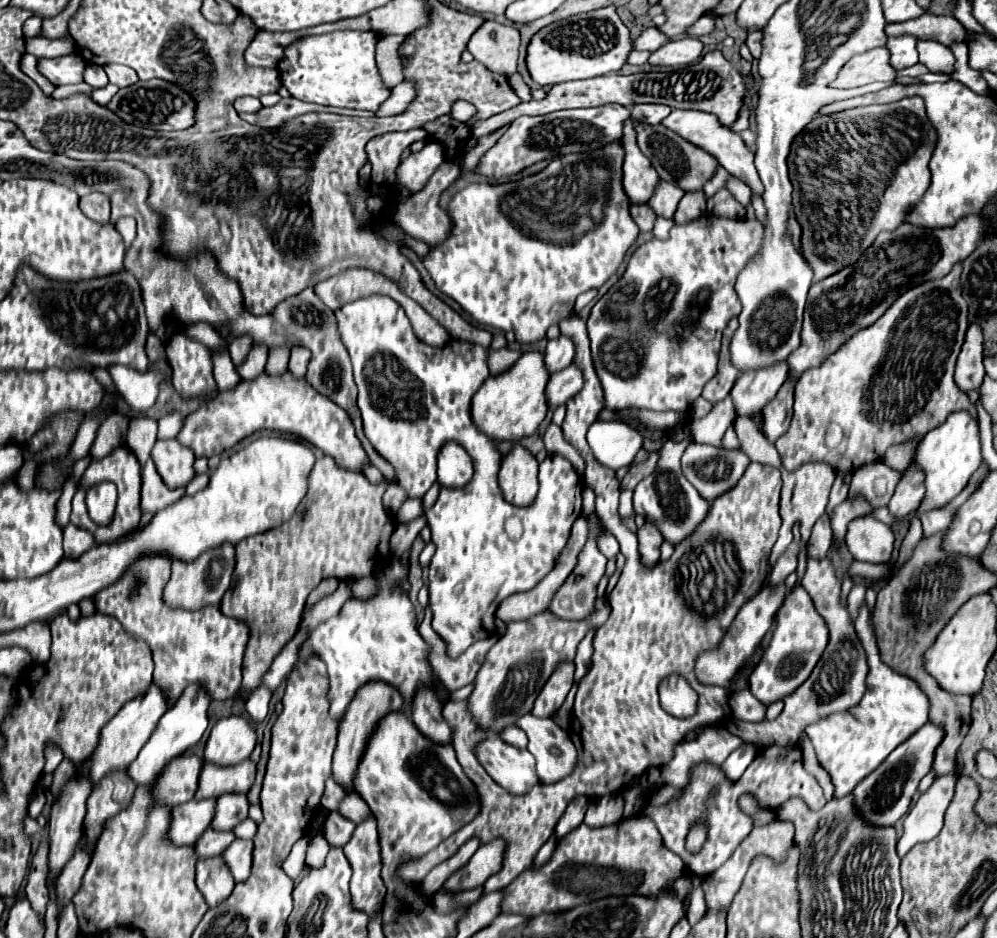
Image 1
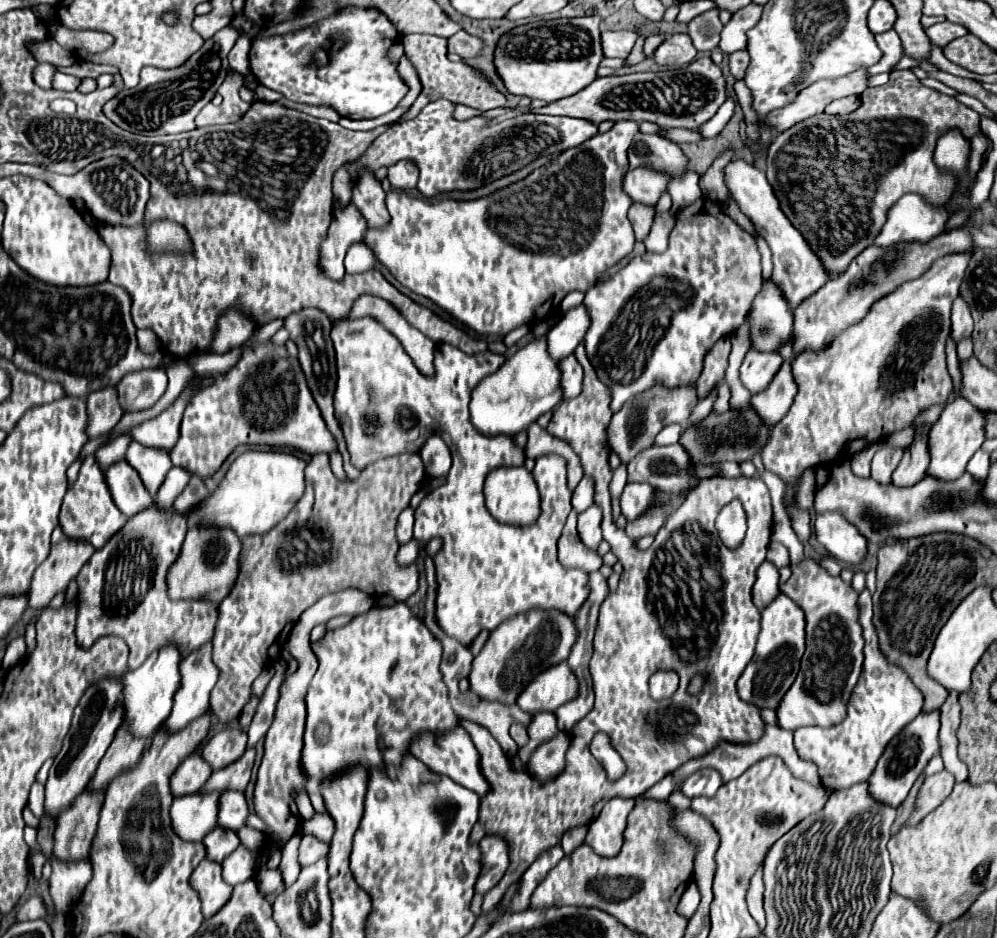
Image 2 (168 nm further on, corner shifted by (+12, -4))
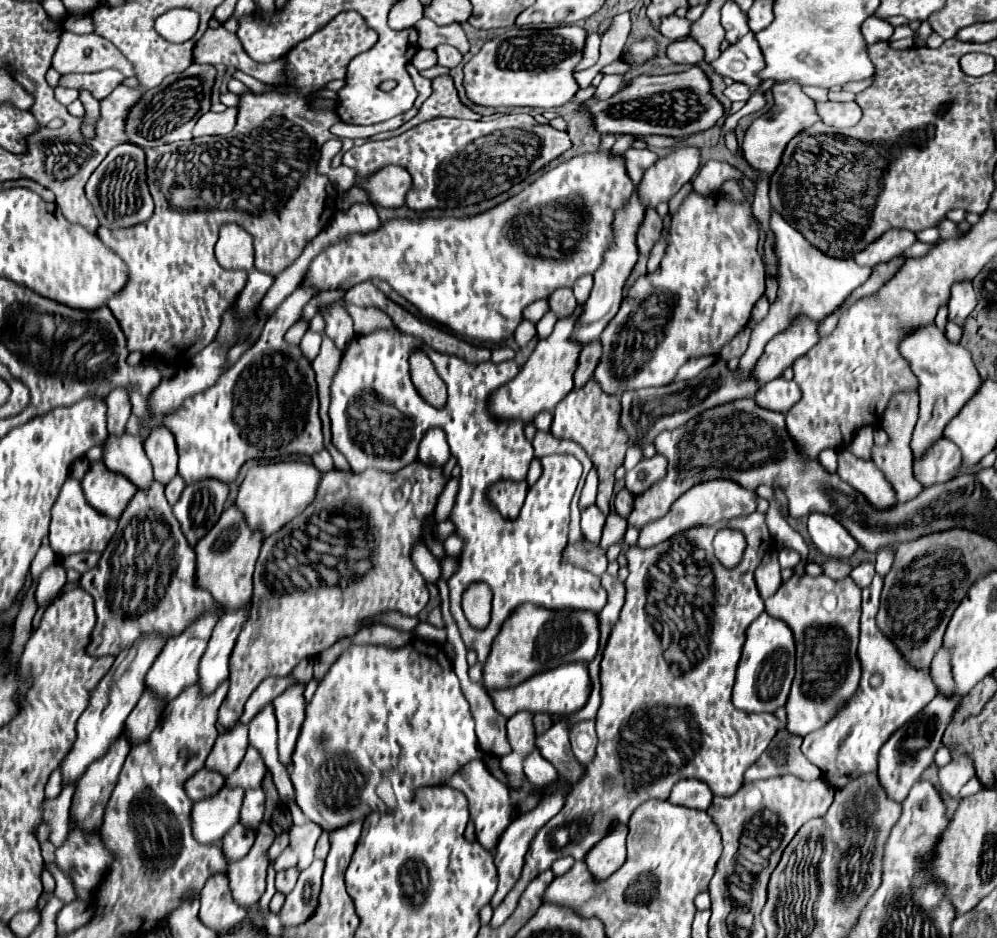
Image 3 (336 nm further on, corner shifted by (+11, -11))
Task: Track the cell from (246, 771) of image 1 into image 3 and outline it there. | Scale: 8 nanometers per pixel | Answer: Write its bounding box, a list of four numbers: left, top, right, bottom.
[225,747,265,791]

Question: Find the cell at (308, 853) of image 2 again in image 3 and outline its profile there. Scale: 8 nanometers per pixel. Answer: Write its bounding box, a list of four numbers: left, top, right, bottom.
[277,867,299,893]

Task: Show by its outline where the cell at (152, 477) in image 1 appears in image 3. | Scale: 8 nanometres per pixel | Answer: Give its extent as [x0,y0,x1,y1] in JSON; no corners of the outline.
[81,463,137,517]

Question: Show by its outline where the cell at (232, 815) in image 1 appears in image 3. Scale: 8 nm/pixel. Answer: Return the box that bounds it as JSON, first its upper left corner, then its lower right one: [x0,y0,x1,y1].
[239,789,265,829]

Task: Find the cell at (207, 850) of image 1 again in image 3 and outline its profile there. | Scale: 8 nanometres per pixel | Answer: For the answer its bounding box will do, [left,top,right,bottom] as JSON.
[221,823,255,863]

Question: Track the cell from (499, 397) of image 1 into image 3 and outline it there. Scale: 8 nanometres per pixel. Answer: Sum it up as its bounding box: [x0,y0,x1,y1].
[489,317,581,425]

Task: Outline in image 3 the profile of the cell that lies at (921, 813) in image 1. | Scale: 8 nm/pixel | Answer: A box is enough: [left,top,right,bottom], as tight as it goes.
[939,757,975,797]

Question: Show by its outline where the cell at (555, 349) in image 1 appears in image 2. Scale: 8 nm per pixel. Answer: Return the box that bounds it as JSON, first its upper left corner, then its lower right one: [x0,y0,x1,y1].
[548,304,590,360]

